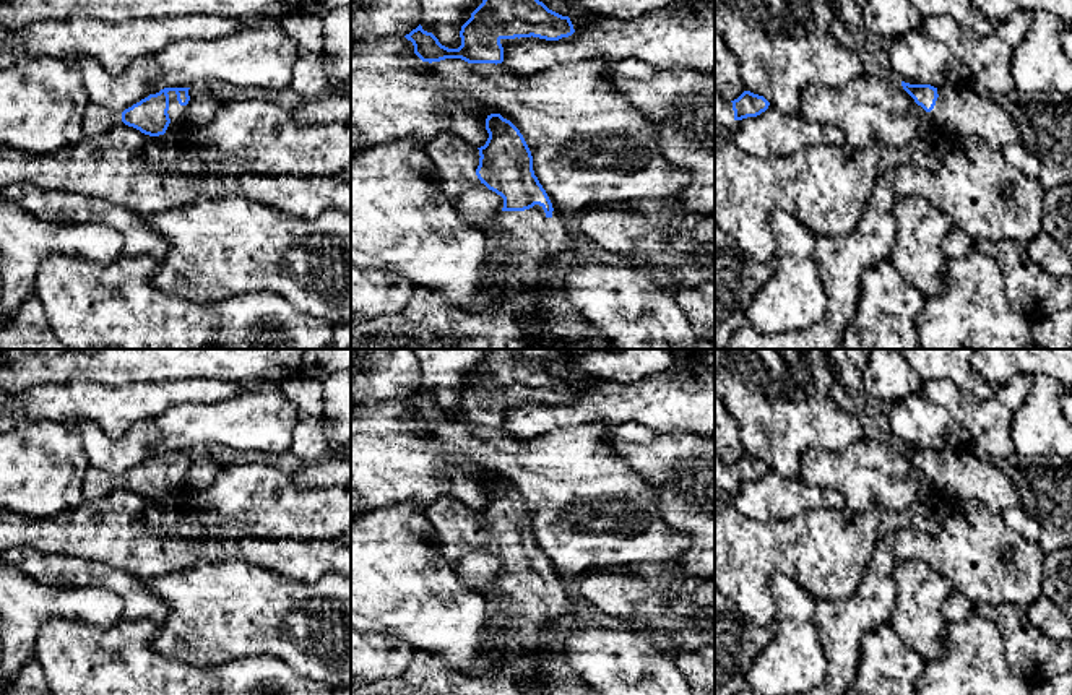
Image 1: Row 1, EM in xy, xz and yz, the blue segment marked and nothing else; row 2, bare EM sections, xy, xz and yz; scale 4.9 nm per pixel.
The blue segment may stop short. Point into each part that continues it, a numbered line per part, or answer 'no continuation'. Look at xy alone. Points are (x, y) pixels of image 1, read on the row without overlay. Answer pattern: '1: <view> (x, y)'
1: xy (176, 476)

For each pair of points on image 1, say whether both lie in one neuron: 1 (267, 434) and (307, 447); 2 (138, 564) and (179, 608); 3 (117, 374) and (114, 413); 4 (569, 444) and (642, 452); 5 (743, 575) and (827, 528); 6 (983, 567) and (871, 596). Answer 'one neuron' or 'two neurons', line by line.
1: two neurons
2: two neurons
3: two neurons
4: two neurons
5: one neuron
6: one neuron

